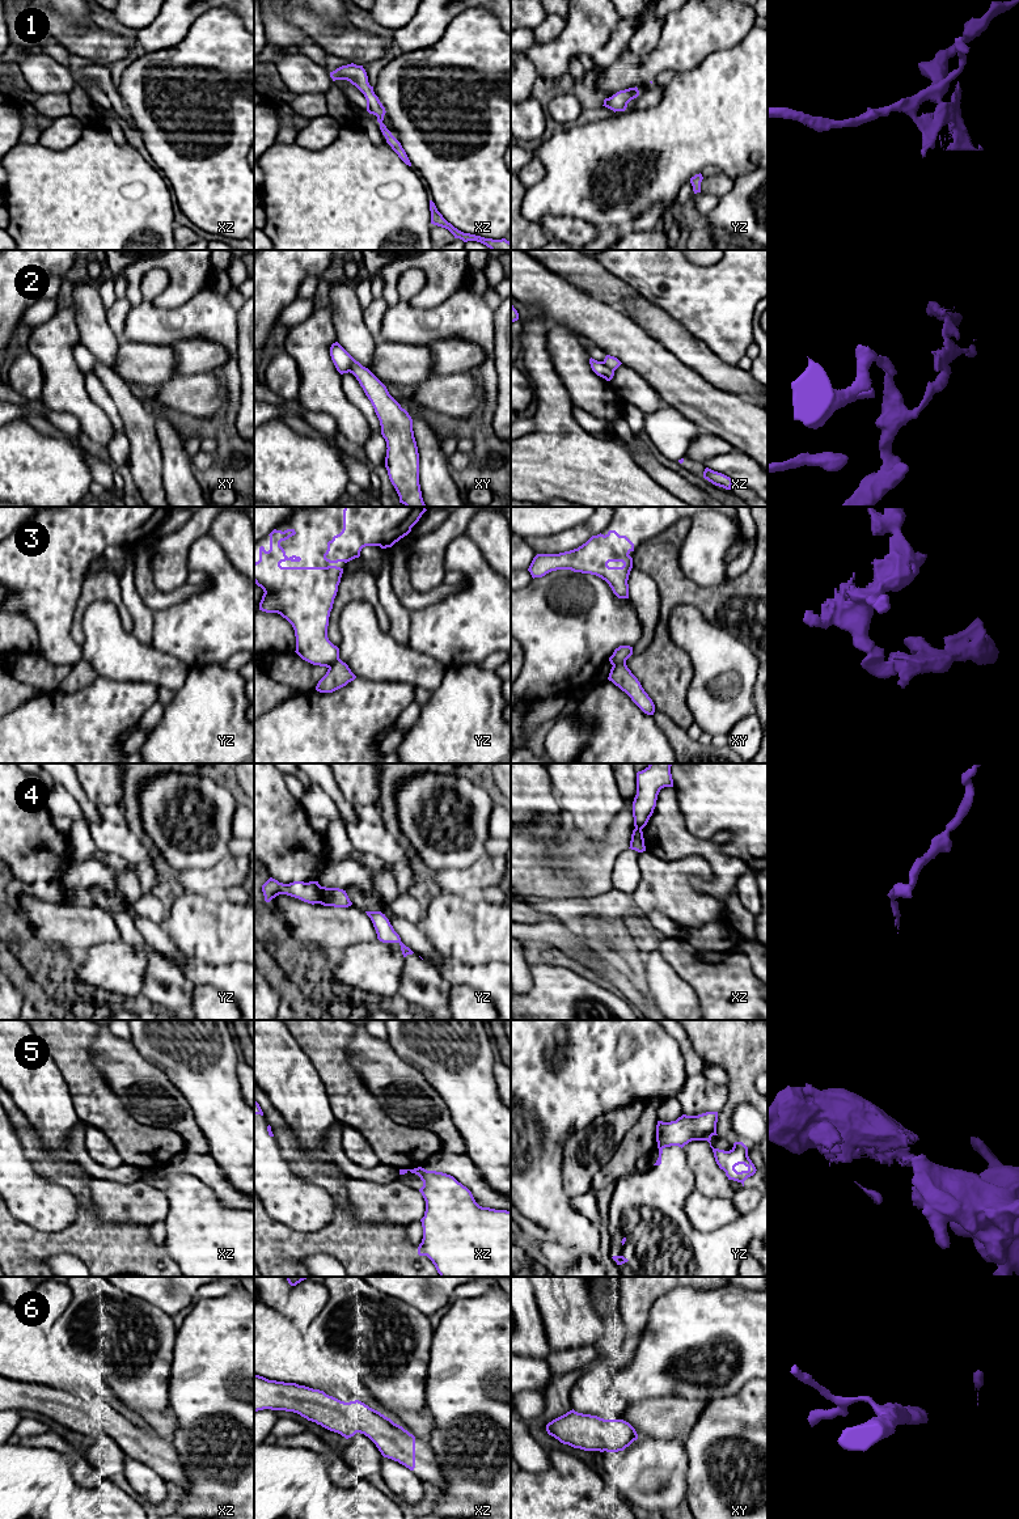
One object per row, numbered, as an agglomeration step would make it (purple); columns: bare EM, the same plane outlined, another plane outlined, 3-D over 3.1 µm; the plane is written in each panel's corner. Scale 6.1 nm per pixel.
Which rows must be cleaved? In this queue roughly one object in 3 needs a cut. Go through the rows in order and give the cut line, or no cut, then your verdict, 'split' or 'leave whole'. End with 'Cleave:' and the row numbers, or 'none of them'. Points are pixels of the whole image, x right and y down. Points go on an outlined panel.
1: cut none; leave whole
2: cut xy (354, 359), (352, 367), (349, 371); split
3: cut xy (625, 661), (613, 667); split
4: cut yz (321, 887), (318, 902); split
5: cut xz (422, 1168), (419, 1176); split
6: cut none; leave whole
Cleave: 2, 3, 4, 5

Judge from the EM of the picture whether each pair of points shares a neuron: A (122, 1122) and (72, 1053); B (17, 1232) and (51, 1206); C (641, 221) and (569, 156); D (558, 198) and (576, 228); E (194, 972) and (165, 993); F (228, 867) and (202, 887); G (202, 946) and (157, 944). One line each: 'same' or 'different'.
A: same
B: different
C: different
D: different
E: different
F: same
G: different

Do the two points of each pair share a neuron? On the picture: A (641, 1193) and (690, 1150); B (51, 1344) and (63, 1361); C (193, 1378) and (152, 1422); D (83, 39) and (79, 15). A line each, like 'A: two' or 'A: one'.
A: two
B: one
C: two
D: two

